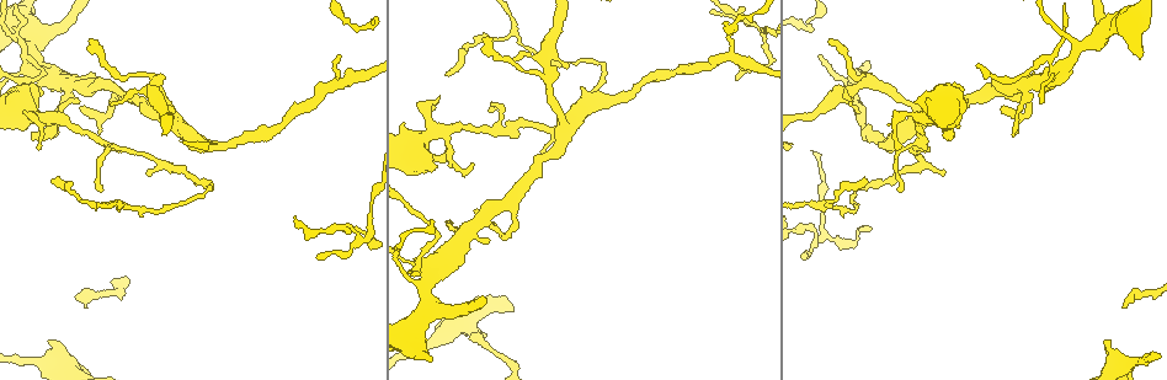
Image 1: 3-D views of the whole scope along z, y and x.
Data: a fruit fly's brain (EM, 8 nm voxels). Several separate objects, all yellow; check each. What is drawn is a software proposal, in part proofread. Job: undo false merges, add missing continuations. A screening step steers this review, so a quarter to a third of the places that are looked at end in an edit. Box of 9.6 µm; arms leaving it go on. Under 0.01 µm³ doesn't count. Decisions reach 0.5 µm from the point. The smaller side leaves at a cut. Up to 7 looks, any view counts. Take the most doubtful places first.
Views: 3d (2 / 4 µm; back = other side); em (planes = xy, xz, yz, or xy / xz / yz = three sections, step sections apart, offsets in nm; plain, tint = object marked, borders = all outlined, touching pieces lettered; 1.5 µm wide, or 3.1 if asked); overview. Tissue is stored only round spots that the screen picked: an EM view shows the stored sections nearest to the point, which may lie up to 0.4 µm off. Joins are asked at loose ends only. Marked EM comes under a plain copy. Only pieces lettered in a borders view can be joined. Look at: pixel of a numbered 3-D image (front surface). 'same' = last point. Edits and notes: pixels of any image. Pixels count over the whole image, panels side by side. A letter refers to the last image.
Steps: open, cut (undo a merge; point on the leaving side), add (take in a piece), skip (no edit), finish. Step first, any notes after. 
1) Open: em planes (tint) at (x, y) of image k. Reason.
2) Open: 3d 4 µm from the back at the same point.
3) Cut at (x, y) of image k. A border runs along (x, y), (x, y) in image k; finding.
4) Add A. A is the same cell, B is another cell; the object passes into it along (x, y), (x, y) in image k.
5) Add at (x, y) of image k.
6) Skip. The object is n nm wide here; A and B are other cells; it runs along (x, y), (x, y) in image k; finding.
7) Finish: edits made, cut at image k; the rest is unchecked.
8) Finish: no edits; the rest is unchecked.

Open: 3d 4 µm at (69, 83) of image 1. Sudden change in width.

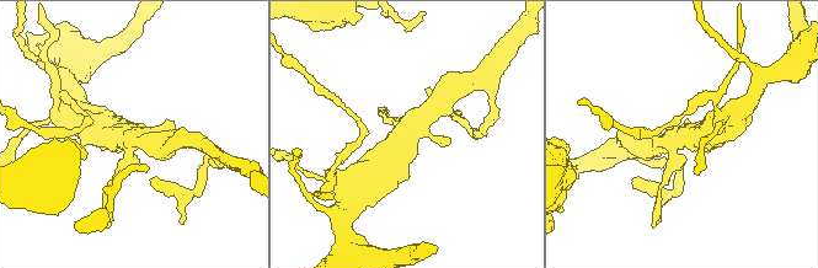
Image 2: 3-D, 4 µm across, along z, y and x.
Open: em xz step 8 (tint) at (682, 135) of image 2.

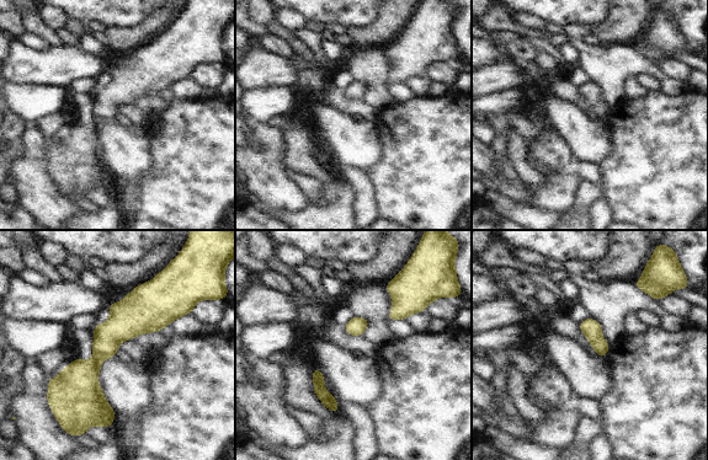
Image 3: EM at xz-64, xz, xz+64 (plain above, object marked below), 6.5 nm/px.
Open: em planes (borders) at the same point. Cut it another way.

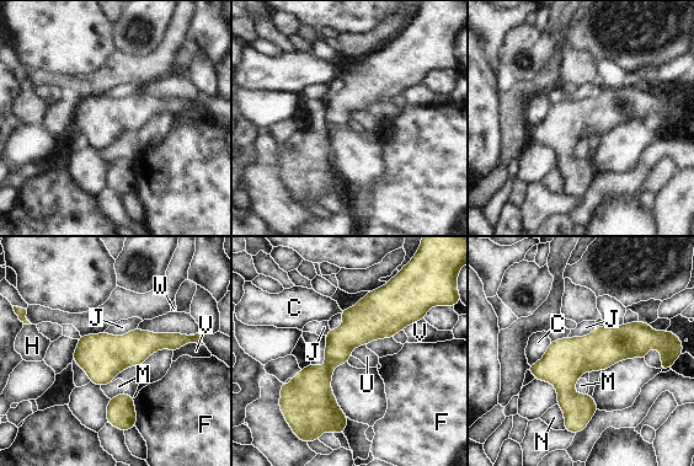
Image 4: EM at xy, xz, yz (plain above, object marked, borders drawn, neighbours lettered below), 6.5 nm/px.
Skip. C, F, H, J, M, N, U, V and W are other cells; it runs along (379, 292), (324, 375), (337, 423) in image 4; all the same neuron.

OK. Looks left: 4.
Open: 3d 4 µm at (481, 333) of image 1. End of a long branch.

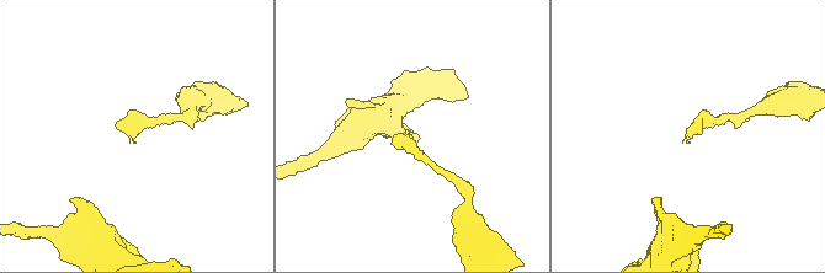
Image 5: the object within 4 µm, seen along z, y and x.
Open: em planes (borders) at (136, 142) of image 5. Now the EM.

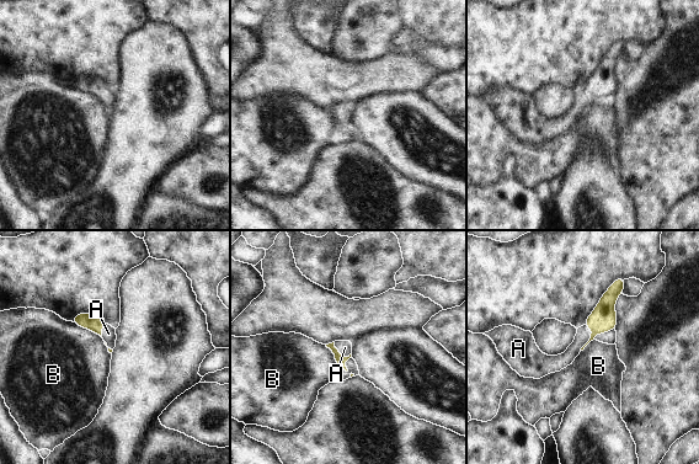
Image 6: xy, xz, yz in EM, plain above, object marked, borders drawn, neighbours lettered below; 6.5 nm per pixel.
Add A. The longest contact is with B, 240 nm; A is the same cell, B is another cell; the object passes into it along (603, 319), (591, 336), (561, 361) in image 6; it goes on there.

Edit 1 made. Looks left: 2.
Finish: edits made, add at image 6; the rest is unchecked.

